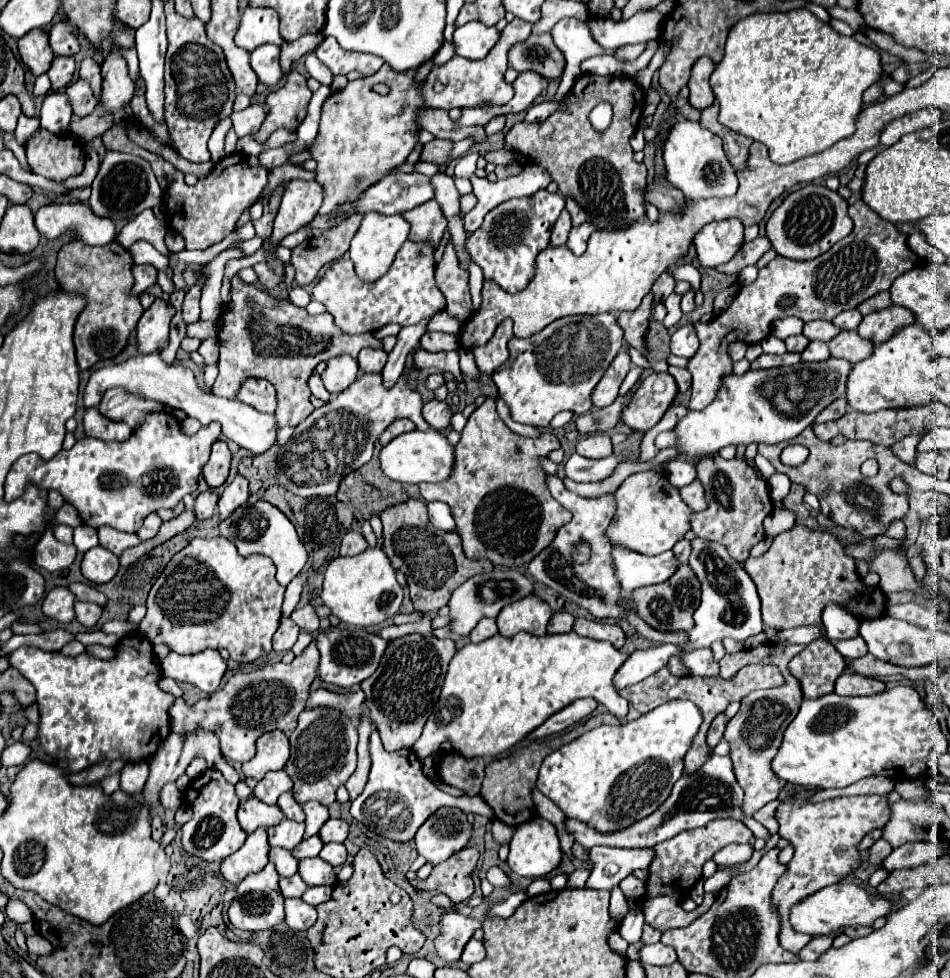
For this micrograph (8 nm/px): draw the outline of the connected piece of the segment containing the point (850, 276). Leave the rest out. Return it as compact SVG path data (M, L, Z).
M862 200L850 206L850 218L854 222L852 234L836 242L828 252L806 262L776 256L768 266L760 268L758 278L752 284L740 286L732 304L710 324L696 322L700 348L688 362L692 374L690 410L702 410L708 406L716 396L722 376L732 372L732 360L728 356L728 346L732 342L740 340L746 344L758 344L770 334L770 324L786 316L796 316L804 322L832 320L840 312L856 308L864 300L888 290L900 274L918 264L918 256L908 248L906 234L902 234L892 222L882 220Z

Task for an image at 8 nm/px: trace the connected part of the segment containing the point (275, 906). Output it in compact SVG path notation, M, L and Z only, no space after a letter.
M268 864L262 872L258 874L250 874L246 876L238 886L236 886L236 898L232 900L230 908L228 908L228 916L230 922L236 928L242 930L250 930L250 932L260 932L260 930L268 930L272 926L276 926L278 922L284 920L284 898L280 894L278 888L278 872L272 864Z

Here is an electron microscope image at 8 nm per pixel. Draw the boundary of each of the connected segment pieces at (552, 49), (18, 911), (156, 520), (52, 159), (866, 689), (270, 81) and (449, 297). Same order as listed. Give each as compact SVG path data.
M540 34L540 36L530 36L526 42L518 44L510 52L510 64L518 72L534 70L546 78L556 78L564 70L564 56L562 52L554 46L550 34Z
M10 900L8 906L6 906L6 914L8 914L10 920L20 922L20 924L34 920L34 914L30 912L30 908L24 902L20 902L20 900Z
M152 514L152 516L148 516L148 518L144 520L142 528L140 528L136 534L140 536L140 540L148 540L148 538L154 538L154 536L158 534L158 528L160 528L160 524L162 524L160 516L158 516L158 514Z
M40 130L28 140L26 158L34 174L54 182L80 174L86 160L82 144L76 138L56 136L46 130Z
M840 674L834 686L834 692L840 696L872 696L886 688L884 682L876 678L866 678L860 674Z
M262 44L260 48L254 48L250 52L250 66L260 78L260 82L268 86L276 86L282 78L280 64L278 64L278 54L280 48L274 44Z
M452 240L444 248L444 256L436 266L436 286L446 296L446 312L450 316L456 314L470 314L472 312L472 298L468 286L470 272L462 268Z

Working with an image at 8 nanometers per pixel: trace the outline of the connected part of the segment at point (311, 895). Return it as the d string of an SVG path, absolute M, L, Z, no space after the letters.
M312 886L304 892L302 900L308 902L310 906L318 906L318 904L330 900L330 894L332 894L332 886Z

